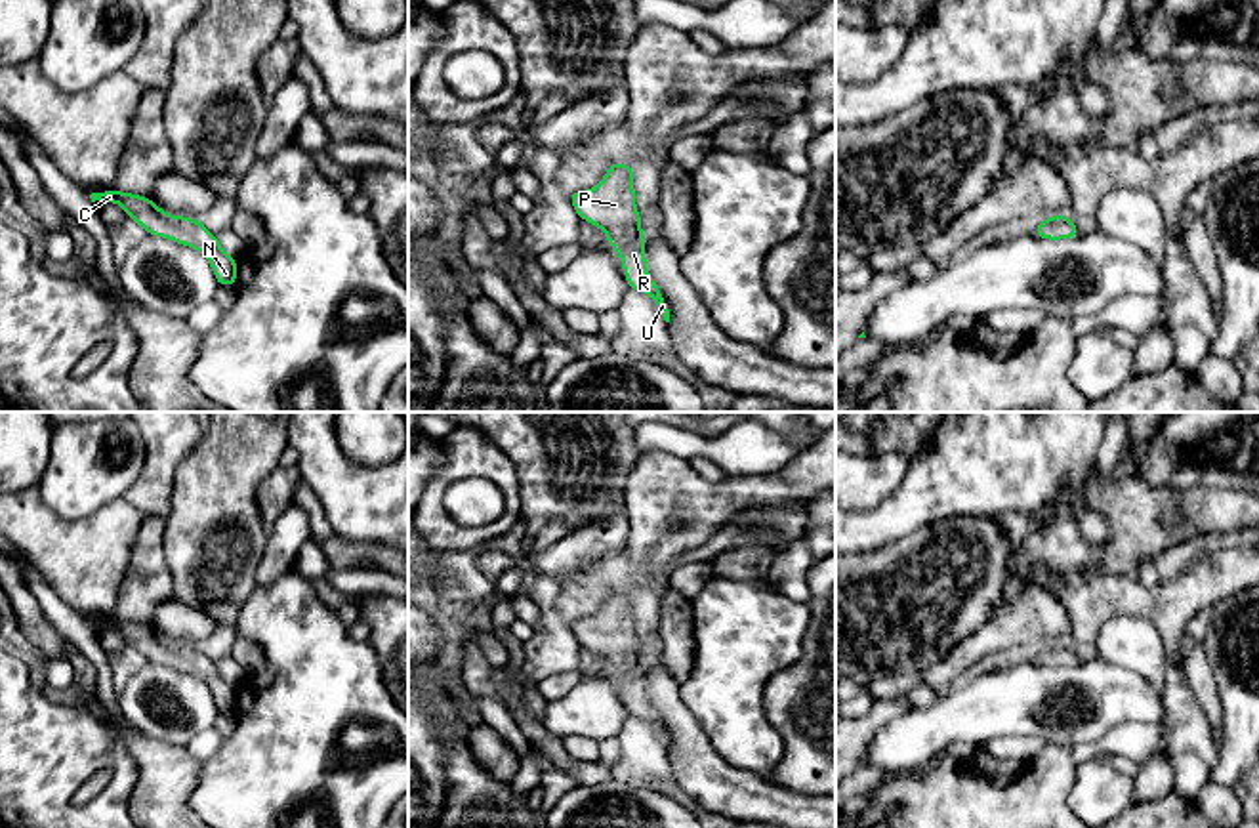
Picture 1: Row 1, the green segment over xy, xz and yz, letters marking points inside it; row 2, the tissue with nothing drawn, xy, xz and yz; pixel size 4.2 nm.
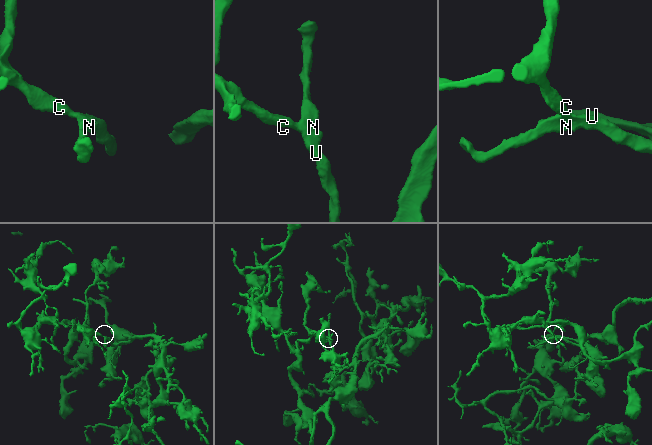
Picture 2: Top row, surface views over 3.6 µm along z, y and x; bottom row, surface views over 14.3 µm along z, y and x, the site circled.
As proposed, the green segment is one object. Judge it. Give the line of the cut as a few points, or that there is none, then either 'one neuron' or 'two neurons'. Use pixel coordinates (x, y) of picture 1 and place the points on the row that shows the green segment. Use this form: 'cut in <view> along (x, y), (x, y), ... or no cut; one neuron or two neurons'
no cut; one neuron

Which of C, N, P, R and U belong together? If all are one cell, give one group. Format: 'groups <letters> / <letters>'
groups C N P R U

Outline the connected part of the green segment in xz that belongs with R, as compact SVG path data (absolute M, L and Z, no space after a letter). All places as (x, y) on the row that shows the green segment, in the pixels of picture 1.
M610 162L605 179L593 191L570 191L568 200L580 219L609 235L607 244L620 254L630 290L649 294L658 313L670 322L664 294L645 267L645 238L633 197L633 164Z

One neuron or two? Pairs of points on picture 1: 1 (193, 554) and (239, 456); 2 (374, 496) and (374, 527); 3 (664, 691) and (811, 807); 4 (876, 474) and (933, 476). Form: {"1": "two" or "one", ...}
{"1": "one", "2": "one", "3": "one", "4": "two"}

